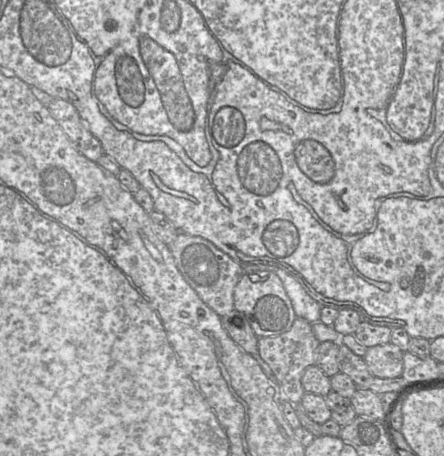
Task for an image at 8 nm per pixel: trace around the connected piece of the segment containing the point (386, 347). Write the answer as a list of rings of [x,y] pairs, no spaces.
[[[387,343],[368,348],[363,359],[374,377],[395,379],[402,377],[403,356],[398,346]]]

